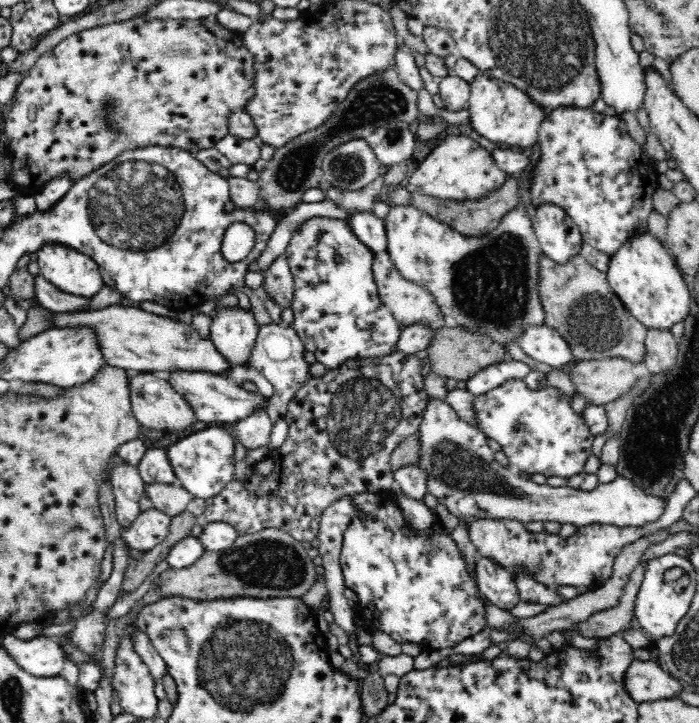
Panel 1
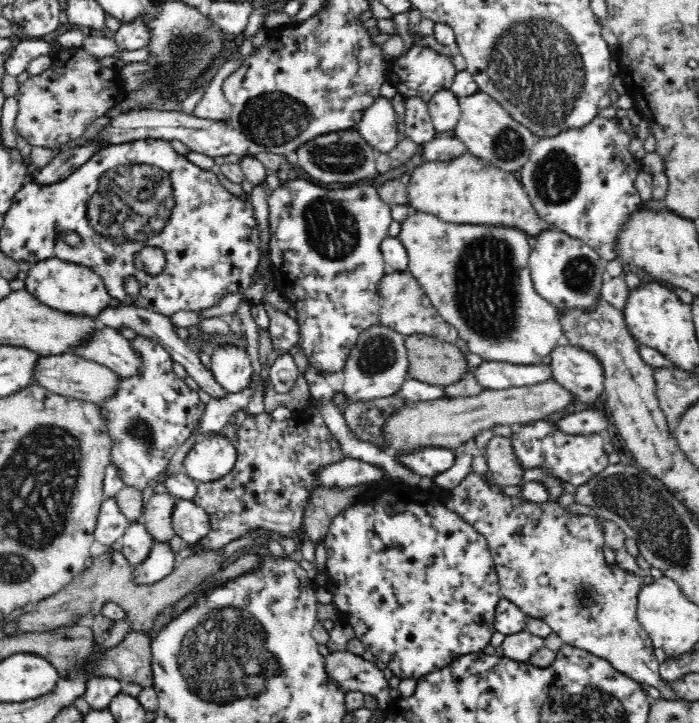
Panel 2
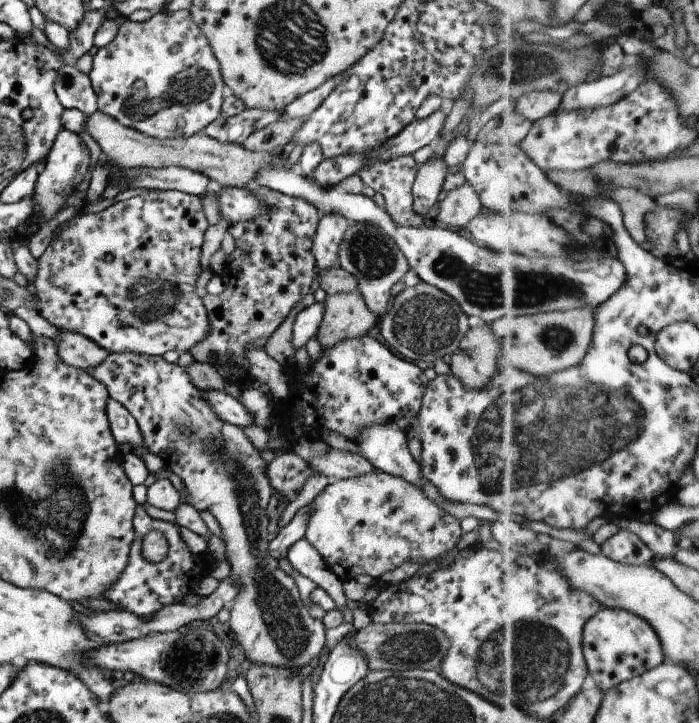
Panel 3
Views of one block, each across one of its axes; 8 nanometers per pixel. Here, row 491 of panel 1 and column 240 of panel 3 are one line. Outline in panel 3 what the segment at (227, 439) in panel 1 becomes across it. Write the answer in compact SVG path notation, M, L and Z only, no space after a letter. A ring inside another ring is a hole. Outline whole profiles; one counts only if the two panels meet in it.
M224 188L218 194L220 214L229 220L230 224L240 220L254 220L260 212L266 212L266 206L252 196L252 192L246 188Z

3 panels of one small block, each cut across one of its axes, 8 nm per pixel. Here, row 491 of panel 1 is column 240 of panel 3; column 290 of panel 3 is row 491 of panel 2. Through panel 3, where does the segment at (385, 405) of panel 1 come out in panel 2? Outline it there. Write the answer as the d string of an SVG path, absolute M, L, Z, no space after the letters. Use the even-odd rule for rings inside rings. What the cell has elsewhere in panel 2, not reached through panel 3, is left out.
M314 403L292 412L292 417L283 421L276 421L270 413L265 412L254 416L247 414L247 418L238 428L237 437L235 447L238 457L232 471L218 480L197 483L193 501L209 514L210 532L206 538L191 546L195 548L195 554L202 554L204 550L223 548L226 544L258 530L274 532L284 537L298 534L304 524L304 511L310 491L319 486L317 477L320 470L348 458L342 453L340 443L332 436L330 428L326 427L318 411L318 404Z

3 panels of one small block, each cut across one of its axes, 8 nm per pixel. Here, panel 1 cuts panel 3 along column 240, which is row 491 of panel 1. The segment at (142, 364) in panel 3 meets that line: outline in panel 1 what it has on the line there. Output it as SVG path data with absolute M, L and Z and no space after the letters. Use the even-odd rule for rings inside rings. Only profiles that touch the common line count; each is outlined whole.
M430 398L418 438L421 456L416 466L427 475L428 492L436 496L438 502L444 504L461 523L488 517L518 520L524 524L554 520L577 528L597 523L620 528L646 527L658 520L666 508L660 495L652 495L622 476L606 484L598 483L591 491L536 484L517 474L512 467L498 464L484 433L462 421L456 411L440 399Z

